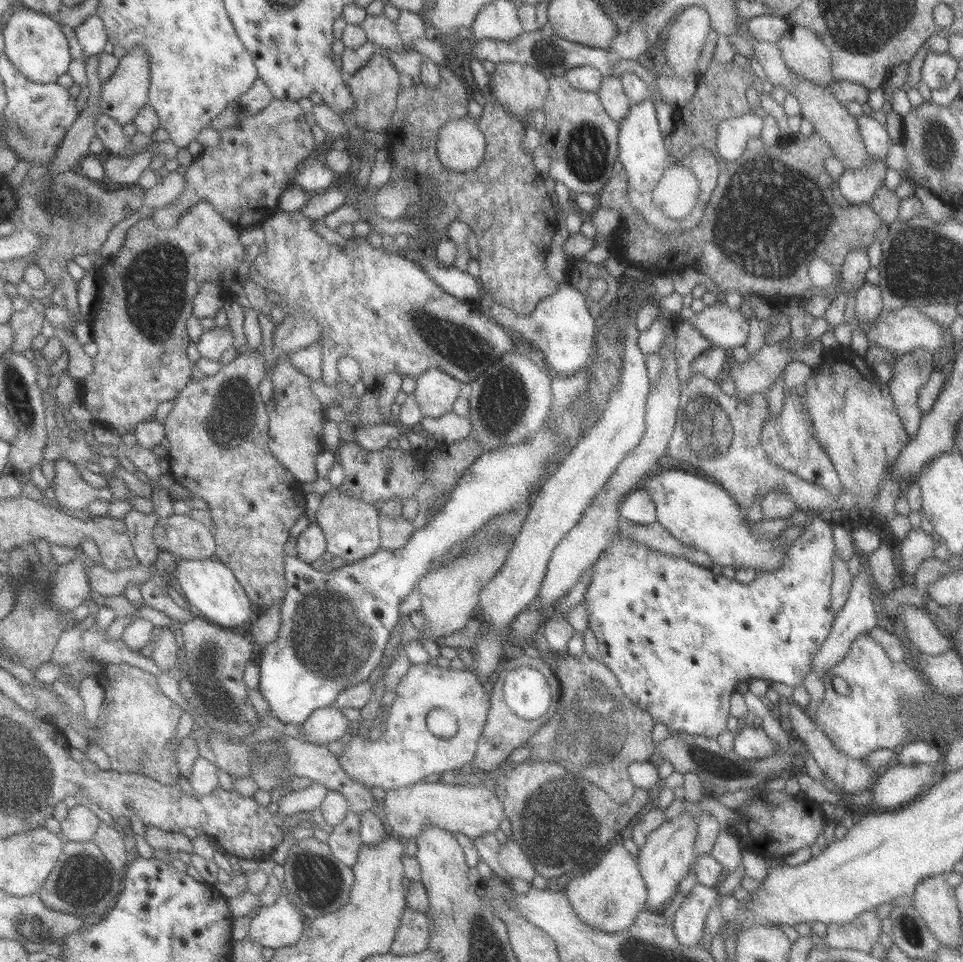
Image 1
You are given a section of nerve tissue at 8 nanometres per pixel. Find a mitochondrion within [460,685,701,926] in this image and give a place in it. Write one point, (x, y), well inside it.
(558, 824)

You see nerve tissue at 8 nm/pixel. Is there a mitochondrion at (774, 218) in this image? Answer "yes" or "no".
yes

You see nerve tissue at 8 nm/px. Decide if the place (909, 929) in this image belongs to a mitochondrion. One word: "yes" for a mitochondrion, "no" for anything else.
yes

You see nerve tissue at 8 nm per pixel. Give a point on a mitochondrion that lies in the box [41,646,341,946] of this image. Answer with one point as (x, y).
(77, 880)

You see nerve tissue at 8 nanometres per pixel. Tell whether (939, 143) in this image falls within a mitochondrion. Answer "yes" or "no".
yes

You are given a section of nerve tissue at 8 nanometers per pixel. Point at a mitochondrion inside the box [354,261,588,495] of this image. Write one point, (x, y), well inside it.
(458, 341)

